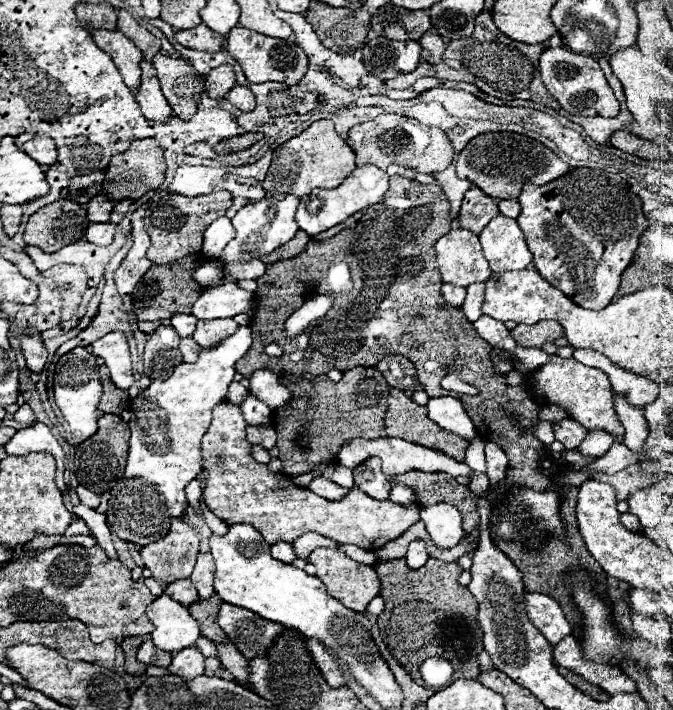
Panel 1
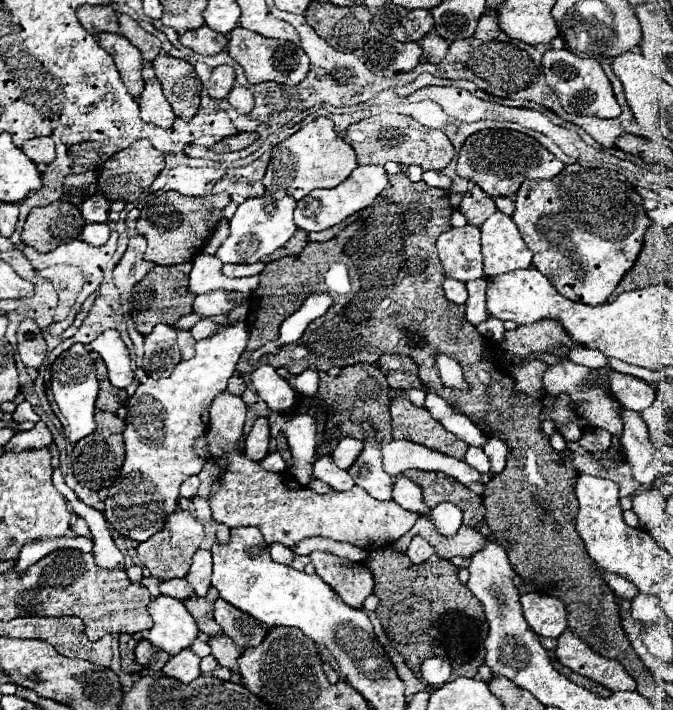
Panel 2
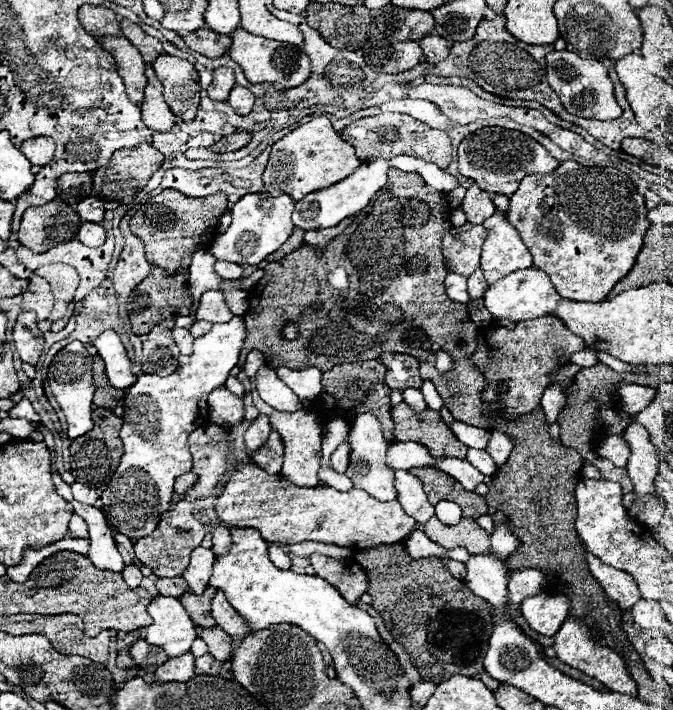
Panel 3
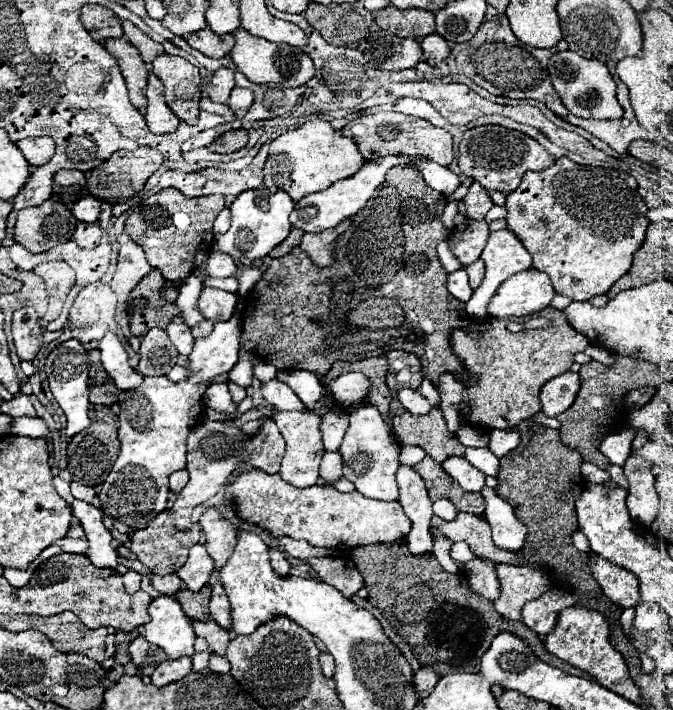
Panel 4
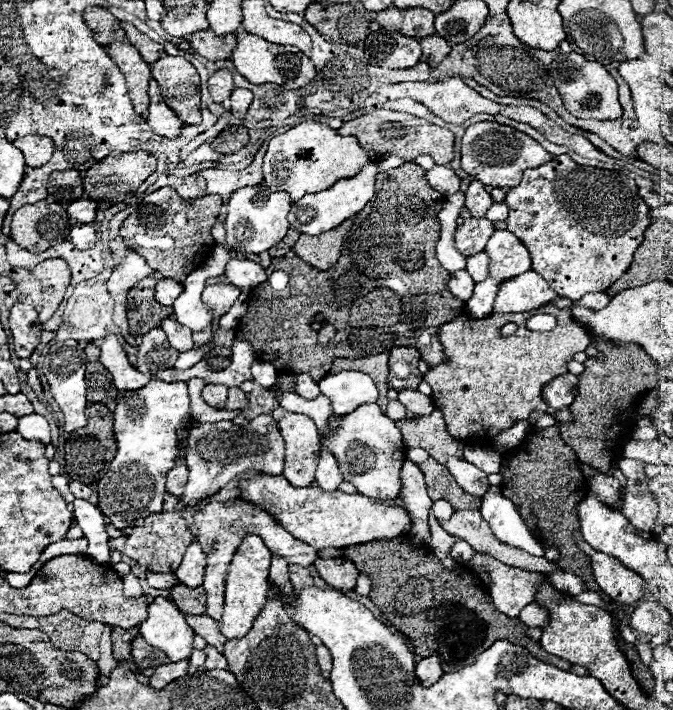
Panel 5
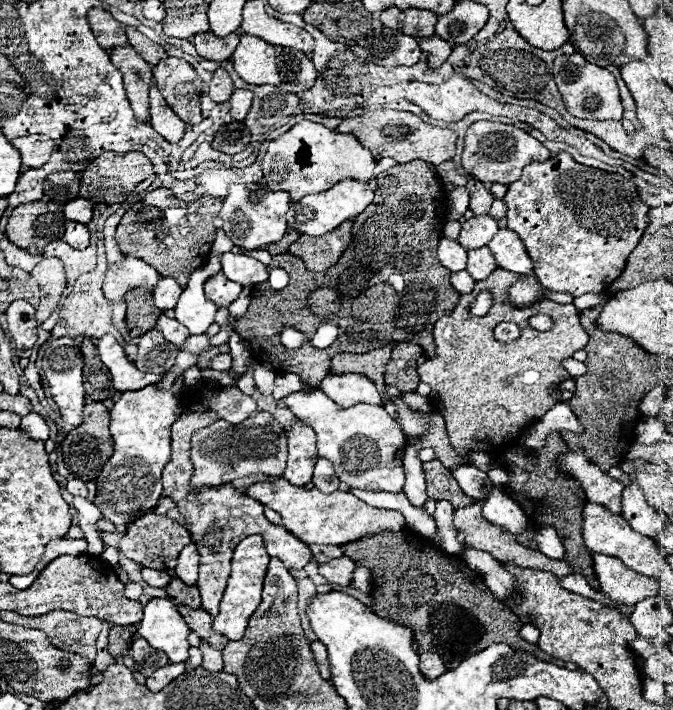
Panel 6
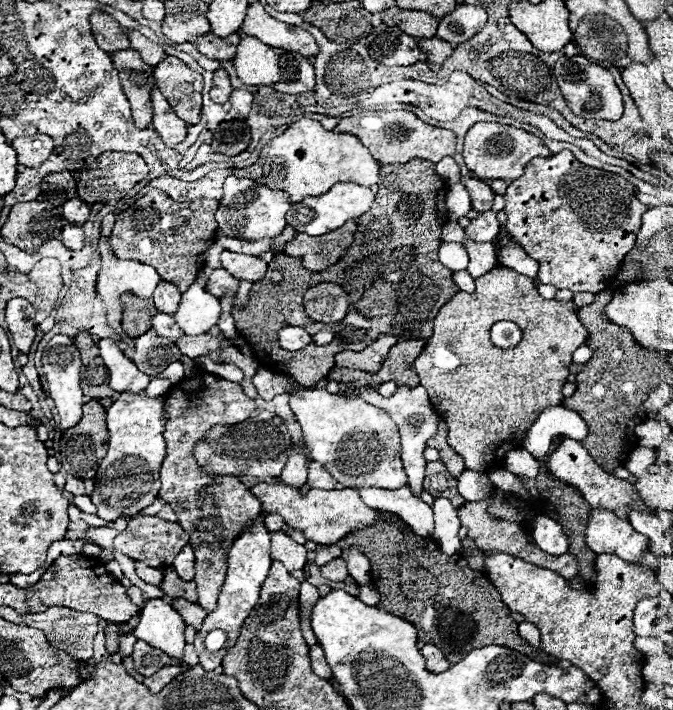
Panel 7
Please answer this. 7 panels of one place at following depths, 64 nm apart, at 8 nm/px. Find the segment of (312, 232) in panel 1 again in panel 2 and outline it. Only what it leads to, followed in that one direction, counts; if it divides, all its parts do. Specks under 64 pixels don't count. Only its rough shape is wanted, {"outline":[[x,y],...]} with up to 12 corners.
{"outline":[[376,164],[298,200],[294,222],[320,232],[372,206],[388,186]]}

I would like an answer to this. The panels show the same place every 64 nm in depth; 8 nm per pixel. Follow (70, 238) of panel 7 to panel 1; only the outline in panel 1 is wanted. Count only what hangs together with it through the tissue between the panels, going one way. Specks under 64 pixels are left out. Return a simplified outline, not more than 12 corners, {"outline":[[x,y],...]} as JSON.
{"outline":[[90,224],[84,238],[92,244],[112,244],[114,224]]}

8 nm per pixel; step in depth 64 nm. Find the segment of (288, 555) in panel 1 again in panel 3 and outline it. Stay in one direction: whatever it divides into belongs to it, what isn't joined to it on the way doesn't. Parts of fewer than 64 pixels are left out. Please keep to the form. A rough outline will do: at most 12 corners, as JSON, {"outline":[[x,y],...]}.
{"outline":[[270,544],[270,560],[274,566],[288,570],[290,556],[282,546]]}

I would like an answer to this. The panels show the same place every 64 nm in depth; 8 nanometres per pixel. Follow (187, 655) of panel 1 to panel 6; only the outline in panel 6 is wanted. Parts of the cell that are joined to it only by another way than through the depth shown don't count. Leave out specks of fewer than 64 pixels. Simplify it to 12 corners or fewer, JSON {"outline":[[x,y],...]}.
{"outline":[[168,664],[158,668],[146,686],[160,692],[176,676],[184,674],[184,664]]}

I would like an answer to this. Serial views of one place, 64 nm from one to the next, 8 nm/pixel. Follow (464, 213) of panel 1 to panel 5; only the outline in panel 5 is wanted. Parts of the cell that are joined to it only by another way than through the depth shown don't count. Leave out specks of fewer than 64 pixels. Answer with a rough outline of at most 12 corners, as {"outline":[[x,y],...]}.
{"outline":[[474,180],[466,190],[466,208],[474,218],[486,214],[492,198]]}

